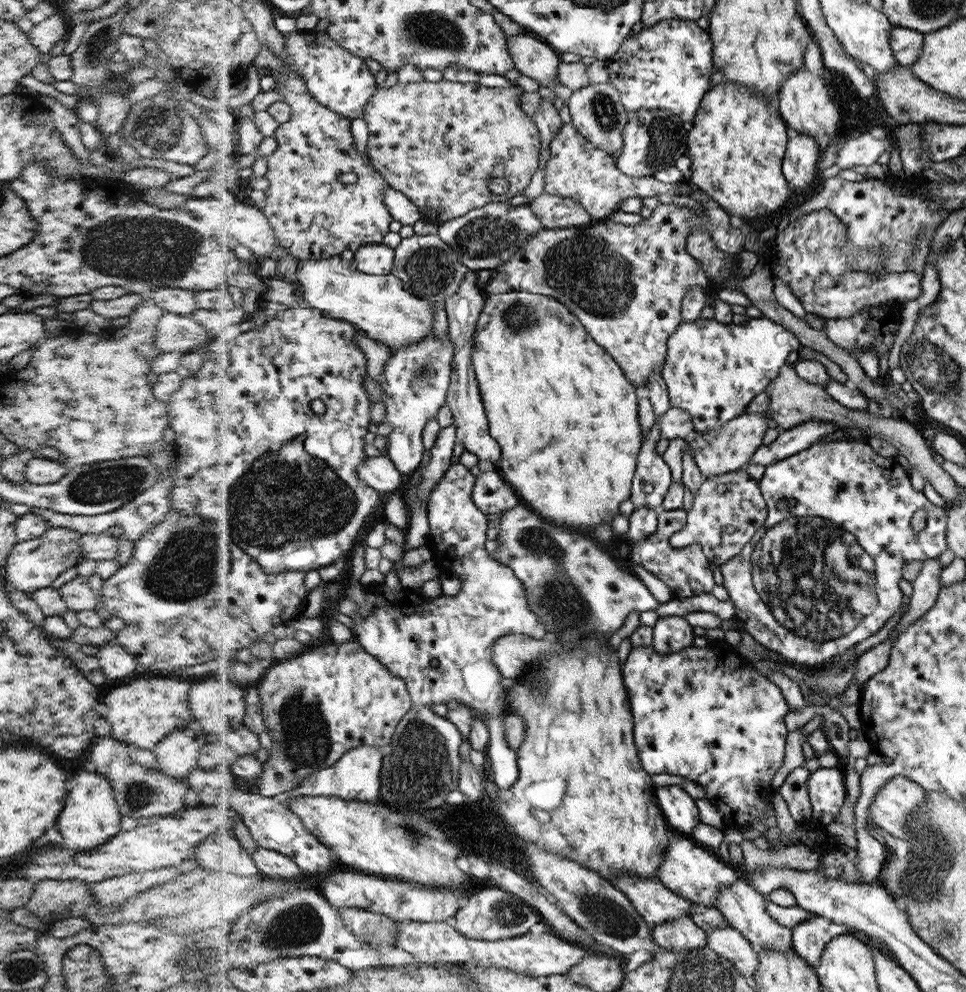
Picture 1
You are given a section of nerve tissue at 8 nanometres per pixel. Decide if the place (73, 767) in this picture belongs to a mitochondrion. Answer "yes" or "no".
no

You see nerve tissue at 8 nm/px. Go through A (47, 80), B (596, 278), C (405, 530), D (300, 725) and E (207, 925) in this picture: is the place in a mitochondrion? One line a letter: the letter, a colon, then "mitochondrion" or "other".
A: other
B: mitochondrion
C: other
D: mitochondrion
E: other

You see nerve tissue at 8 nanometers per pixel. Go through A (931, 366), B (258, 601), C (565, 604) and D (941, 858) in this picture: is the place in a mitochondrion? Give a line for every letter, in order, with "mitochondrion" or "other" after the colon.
A: mitochondrion
B: other
C: mitochondrion
D: mitochondrion

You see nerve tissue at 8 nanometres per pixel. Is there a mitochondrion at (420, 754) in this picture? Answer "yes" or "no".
yes

